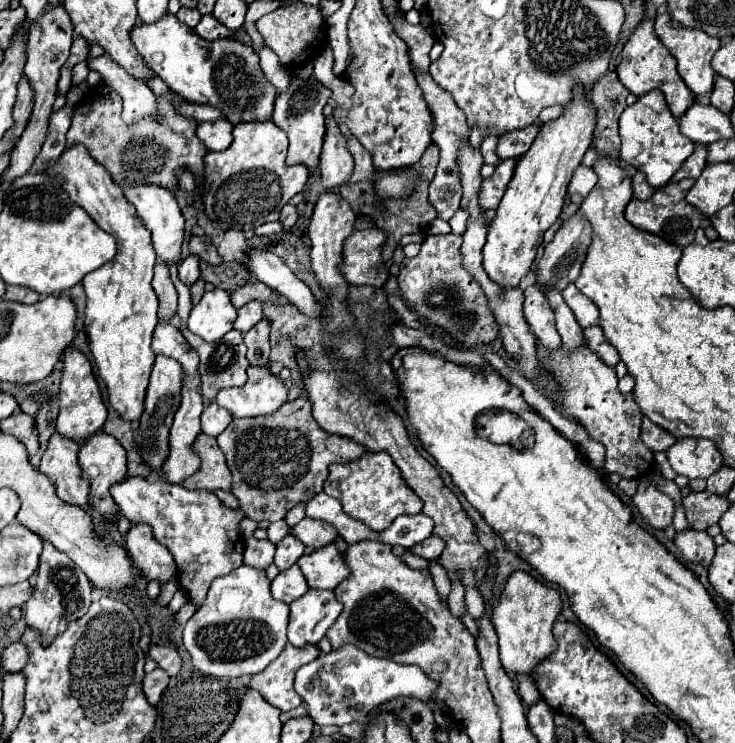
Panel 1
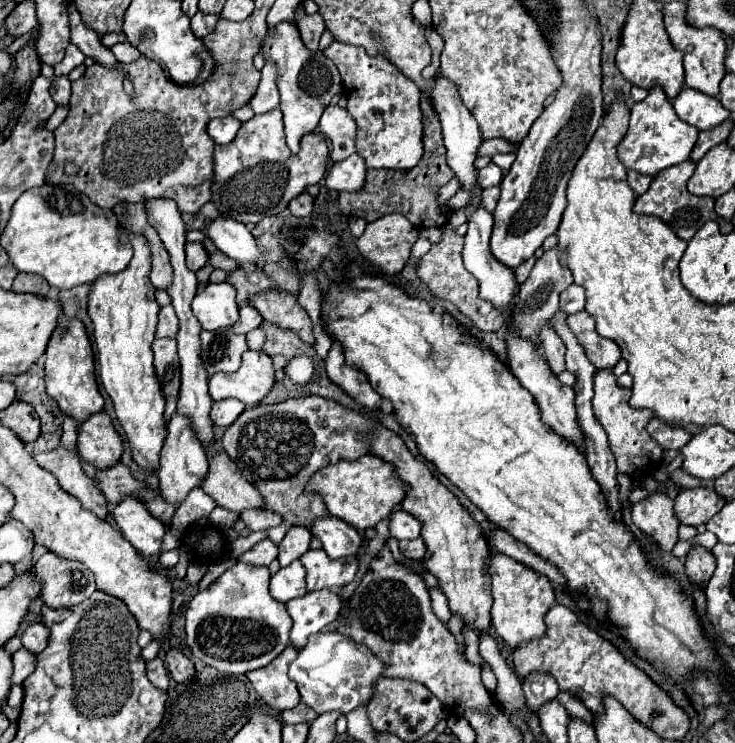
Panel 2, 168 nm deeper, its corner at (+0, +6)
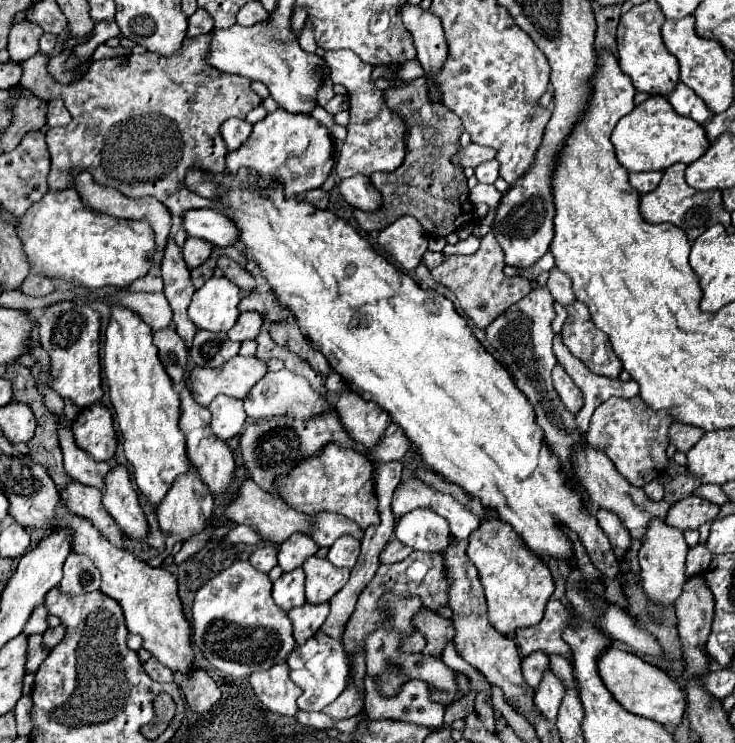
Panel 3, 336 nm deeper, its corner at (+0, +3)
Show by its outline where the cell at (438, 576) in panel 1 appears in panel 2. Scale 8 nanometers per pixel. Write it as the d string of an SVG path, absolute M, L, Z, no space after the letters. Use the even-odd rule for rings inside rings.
M452 613L451 618L447 623L447 627L454 634L456 641L460 644L460 647L465 651L466 642L462 635L463 623L459 615Z

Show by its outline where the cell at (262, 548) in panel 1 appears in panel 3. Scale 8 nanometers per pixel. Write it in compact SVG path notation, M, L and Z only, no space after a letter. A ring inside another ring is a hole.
M262 545L258 547L252 555L250 555L250 565L262 573L270 573L272 567L278 565L276 561L276 555L278 555L278 549L274 545Z

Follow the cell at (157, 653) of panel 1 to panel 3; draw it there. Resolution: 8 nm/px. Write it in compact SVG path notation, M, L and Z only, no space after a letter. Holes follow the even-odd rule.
M194 671L192 677L186 677L182 683L182 691L186 695L186 701L190 709L198 715L210 711L220 701L220 689L212 681L212 677L206 671Z

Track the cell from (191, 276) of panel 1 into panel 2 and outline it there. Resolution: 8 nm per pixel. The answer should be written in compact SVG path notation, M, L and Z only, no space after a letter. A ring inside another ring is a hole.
M188 242L186 244L186 266L196 272L200 270L204 264L208 262L208 256L206 256L206 250L202 248L200 242Z

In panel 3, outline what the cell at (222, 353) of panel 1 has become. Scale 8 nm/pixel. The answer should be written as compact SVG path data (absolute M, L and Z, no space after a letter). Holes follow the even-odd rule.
M196 331L190 359L198 367L220 367L234 355L238 355L240 343L234 343L226 337L226 333L212 333L212 331Z

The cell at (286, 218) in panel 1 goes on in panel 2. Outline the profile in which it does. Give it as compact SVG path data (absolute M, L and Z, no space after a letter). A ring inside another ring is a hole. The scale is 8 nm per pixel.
M304 192L304 194L296 196L294 200L290 200L288 210L290 210L292 216L296 216L296 218L304 218L304 216L308 216L308 214L312 212L312 202L314 202L314 198L312 198L310 194Z

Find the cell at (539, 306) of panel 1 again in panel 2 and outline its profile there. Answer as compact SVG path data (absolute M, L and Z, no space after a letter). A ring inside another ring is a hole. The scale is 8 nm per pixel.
M544 326L540 332L542 332L540 342L542 342L544 358L550 364L550 368L554 368L554 374L560 374L562 370L566 370L566 366L564 366L564 350L566 350L564 342L550 326Z

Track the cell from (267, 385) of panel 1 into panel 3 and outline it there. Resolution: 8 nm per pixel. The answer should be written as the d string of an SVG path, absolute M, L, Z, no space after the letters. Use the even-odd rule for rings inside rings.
M232 357L222 367L206 369L206 367L192 367L188 373L188 385L198 405L208 407L210 401L224 393L230 397L246 397L246 391L266 375L266 363L256 357Z

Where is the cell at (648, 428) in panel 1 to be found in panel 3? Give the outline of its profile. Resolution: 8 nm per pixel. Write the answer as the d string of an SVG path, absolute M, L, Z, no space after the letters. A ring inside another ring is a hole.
M674 423L670 427L670 441L676 445L678 451L688 453L704 435L706 431L702 431L700 427L694 425L684 425L684 423Z

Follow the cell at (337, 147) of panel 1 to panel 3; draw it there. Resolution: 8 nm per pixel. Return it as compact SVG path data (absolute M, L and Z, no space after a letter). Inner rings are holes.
M354 175L340 183L342 197L360 211L378 211L382 207L382 195L374 189L370 177Z

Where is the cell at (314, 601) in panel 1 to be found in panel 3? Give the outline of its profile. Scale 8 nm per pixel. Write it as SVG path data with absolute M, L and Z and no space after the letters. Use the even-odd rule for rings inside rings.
M306 603L302 607L294 607L288 611L288 617L294 625L294 639L298 645L306 643L306 639L318 633L318 629L328 617L328 611L330 611L328 603L318 605L318 607L310 607L310 603Z

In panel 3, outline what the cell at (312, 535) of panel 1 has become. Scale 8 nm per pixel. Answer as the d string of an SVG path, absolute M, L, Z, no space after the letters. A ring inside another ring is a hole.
M346 535L346 537L340 537L338 543L334 543L330 547L328 561L338 565L338 567L352 569L356 565L356 561L358 561L358 555L360 555L360 541Z

